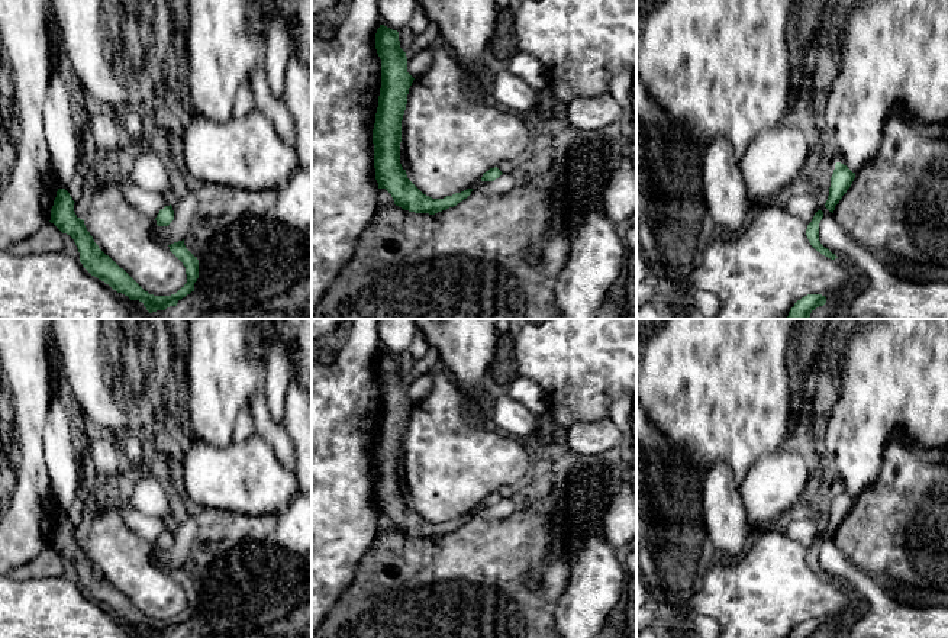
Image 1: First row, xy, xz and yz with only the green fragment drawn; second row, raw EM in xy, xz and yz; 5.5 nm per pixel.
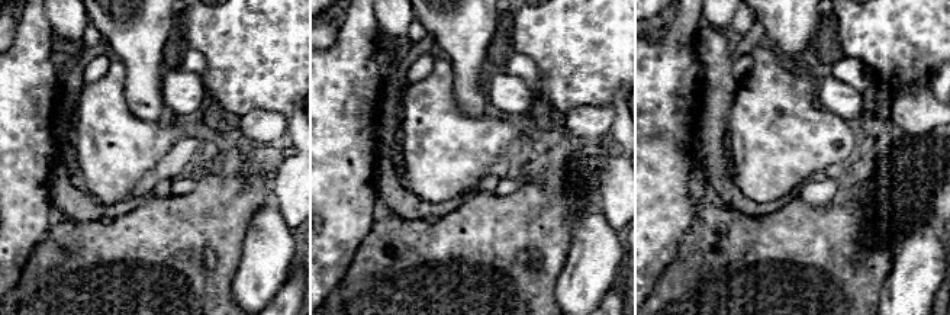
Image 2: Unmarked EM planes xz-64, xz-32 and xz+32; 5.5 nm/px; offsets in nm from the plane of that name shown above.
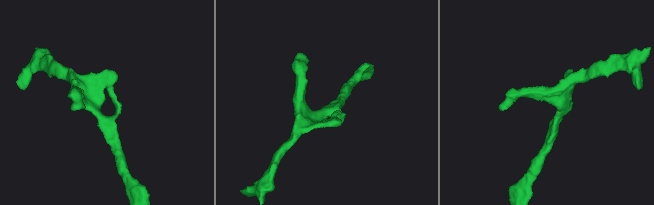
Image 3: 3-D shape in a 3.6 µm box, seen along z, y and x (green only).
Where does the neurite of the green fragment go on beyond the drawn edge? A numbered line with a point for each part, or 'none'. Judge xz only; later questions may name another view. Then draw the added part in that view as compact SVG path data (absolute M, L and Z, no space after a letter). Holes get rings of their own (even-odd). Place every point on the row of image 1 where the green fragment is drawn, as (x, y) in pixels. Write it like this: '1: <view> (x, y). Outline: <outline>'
none

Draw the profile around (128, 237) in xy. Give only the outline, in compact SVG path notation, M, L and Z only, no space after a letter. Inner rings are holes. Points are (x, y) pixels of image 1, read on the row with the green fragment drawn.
M101 173L96 177L96 191L91 196L84 225L99 248L123 268L145 291L154 296L175 294L187 283L186 267L170 251L170 246L155 235L157 220L138 212L119 190L126 184L122 175L115 183L106 183Z

